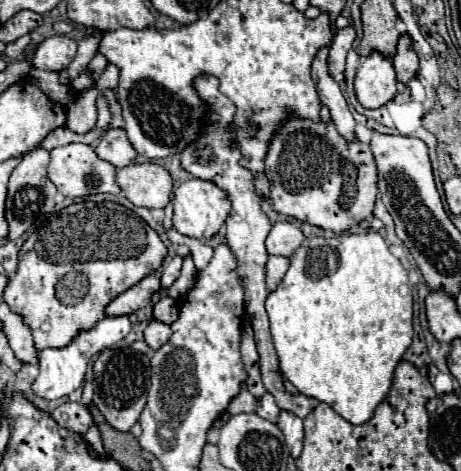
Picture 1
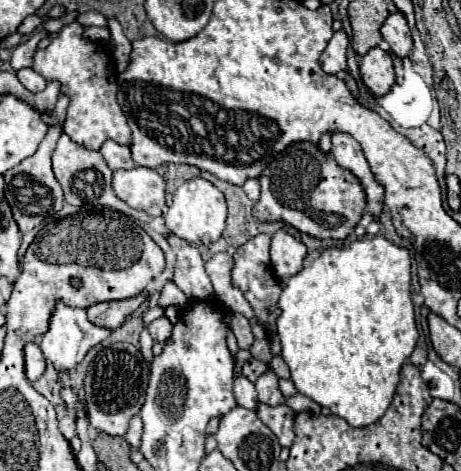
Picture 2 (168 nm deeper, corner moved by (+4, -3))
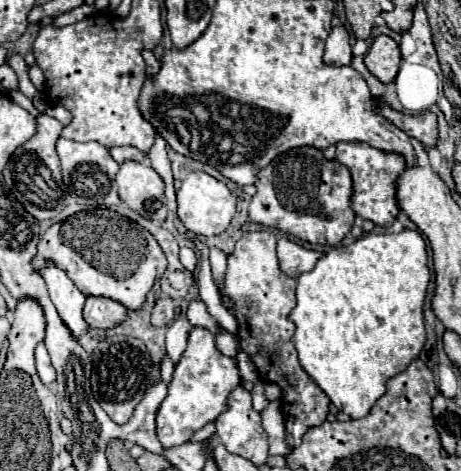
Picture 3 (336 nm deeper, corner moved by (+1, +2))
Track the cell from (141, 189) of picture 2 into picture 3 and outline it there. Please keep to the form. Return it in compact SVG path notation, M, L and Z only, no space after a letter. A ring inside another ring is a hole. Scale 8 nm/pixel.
M122 162L120 172L116 174L116 184L120 200L128 208L148 216L156 214L160 208L166 212L164 182L150 164Z

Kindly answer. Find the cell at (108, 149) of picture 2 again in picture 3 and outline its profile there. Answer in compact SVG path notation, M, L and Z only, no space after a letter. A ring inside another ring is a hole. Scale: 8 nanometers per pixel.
M116 146L116 148L110 148L110 154L118 164L122 164L126 160L136 160L136 162L146 160L146 154L140 152L138 148L134 148L134 146Z

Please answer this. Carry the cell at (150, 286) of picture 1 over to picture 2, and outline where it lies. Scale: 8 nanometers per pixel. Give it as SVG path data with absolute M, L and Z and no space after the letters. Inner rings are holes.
M143 291L137 297L123 299L123 301L107 301L107 303L97 303L87 309L87 317L91 323L107 329L117 329L125 323L125 319L147 299L147 291Z

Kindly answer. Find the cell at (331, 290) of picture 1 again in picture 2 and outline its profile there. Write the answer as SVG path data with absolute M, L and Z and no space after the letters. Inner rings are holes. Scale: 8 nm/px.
M375 235L371 239L355 239L355 241L345 243L341 247L327 247L321 251L319 249L309 251L307 257L303 259L303 269L283 283L283 291L281 291L277 307L281 311L281 315L275 321L277 335L281 341L281 357L291 371L291 381L295 383L295 389L299 393L303 393L305 397L313 399L315 403L329 407L329 411L333 415L343 417L351 427L367 427L367 425L375 423L377 419L381 419L385 415L385 411L389 409L391 399L395 395L395 389L399 383L399 369L409 359L411 351L415 349L417 337L419 337L417 327L415 327L413 303L411 303L411 255L409 255L409 251L393 245L389 239L385 239L381 235Z

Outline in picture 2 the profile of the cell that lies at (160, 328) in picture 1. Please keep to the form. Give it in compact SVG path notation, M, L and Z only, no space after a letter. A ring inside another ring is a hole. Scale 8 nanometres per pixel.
M159 317L159 319L155 319L147 329L149 329L149 333L151 333L151 337L155 339L155 341L159 341L159 343L165 343L169 337L171 337L171 323L169 323L169 319L167 317Z

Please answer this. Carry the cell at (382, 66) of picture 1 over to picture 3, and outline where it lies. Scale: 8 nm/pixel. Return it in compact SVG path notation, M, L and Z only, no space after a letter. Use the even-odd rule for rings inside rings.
M384 34L376 36L368 54L364 56L366 68L384 84L396 78L400 62L402 62L402 54L400 54L398 44L390 36L384 36Z

